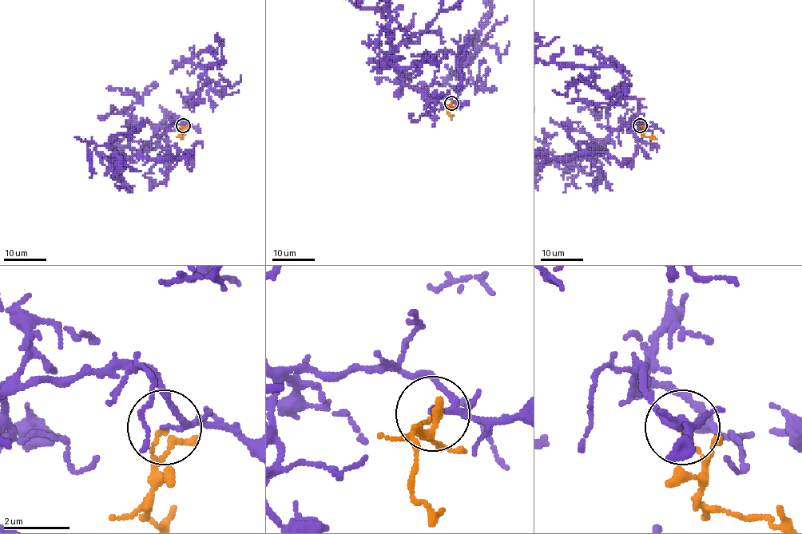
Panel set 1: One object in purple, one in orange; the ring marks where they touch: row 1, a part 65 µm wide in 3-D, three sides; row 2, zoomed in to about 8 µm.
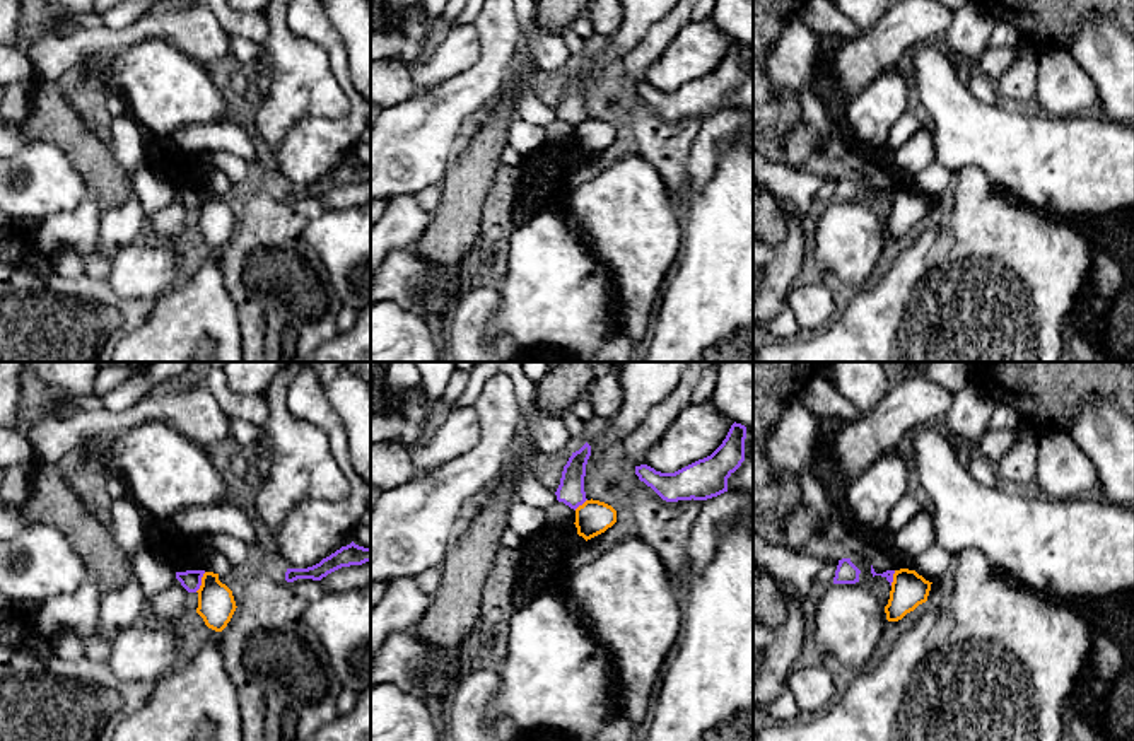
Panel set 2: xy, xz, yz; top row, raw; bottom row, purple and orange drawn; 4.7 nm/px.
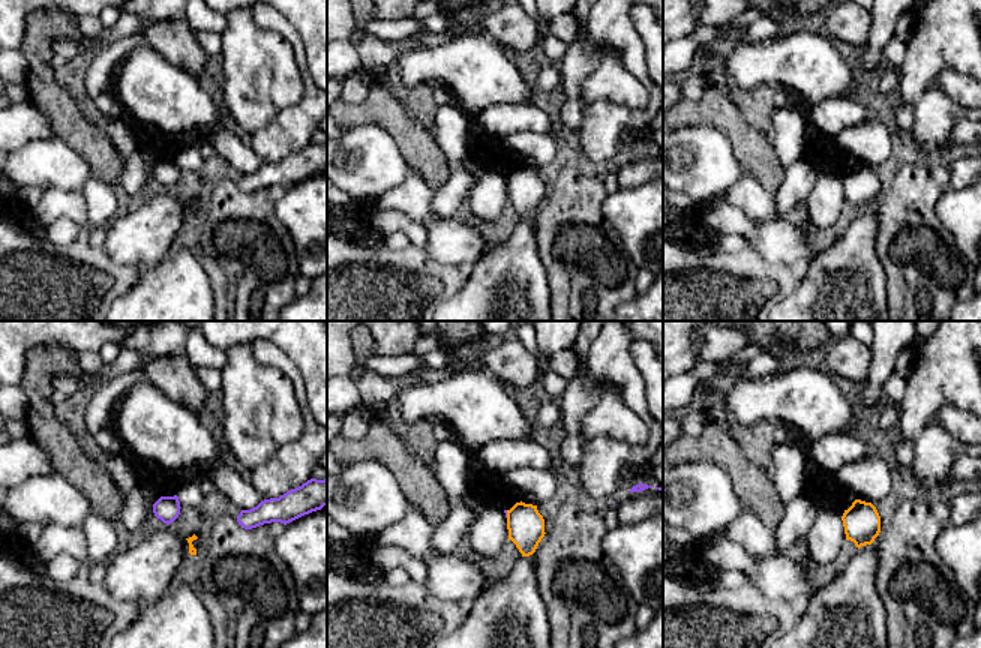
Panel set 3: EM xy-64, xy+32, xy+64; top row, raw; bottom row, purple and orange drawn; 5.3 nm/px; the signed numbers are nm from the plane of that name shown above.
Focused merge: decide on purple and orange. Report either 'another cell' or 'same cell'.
another cell

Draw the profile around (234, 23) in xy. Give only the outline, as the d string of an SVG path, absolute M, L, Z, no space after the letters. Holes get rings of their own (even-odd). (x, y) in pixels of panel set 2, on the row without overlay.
M203 0L229 36L256 32L256 19L234 10L227 0Z

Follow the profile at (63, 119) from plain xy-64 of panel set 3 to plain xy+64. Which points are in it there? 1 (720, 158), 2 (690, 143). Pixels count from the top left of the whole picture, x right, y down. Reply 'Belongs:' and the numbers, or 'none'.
Belongs: none

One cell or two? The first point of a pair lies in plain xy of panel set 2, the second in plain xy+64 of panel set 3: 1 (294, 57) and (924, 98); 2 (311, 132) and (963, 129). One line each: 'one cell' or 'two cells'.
1: two cells
2: two cells

